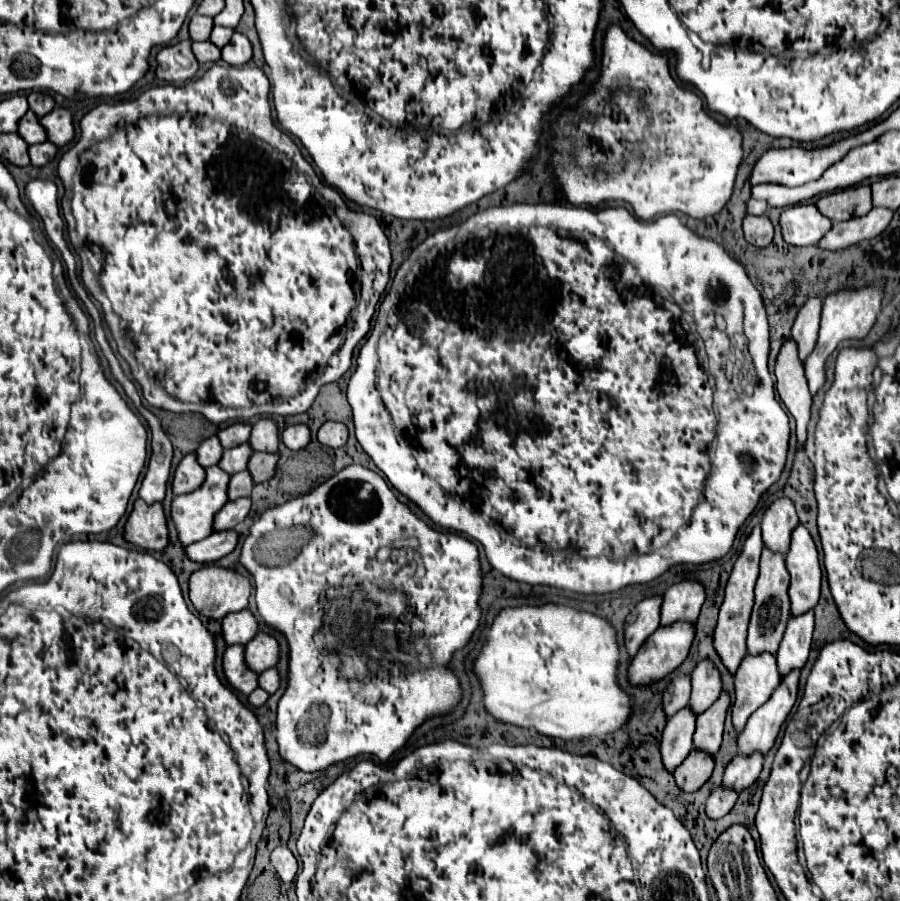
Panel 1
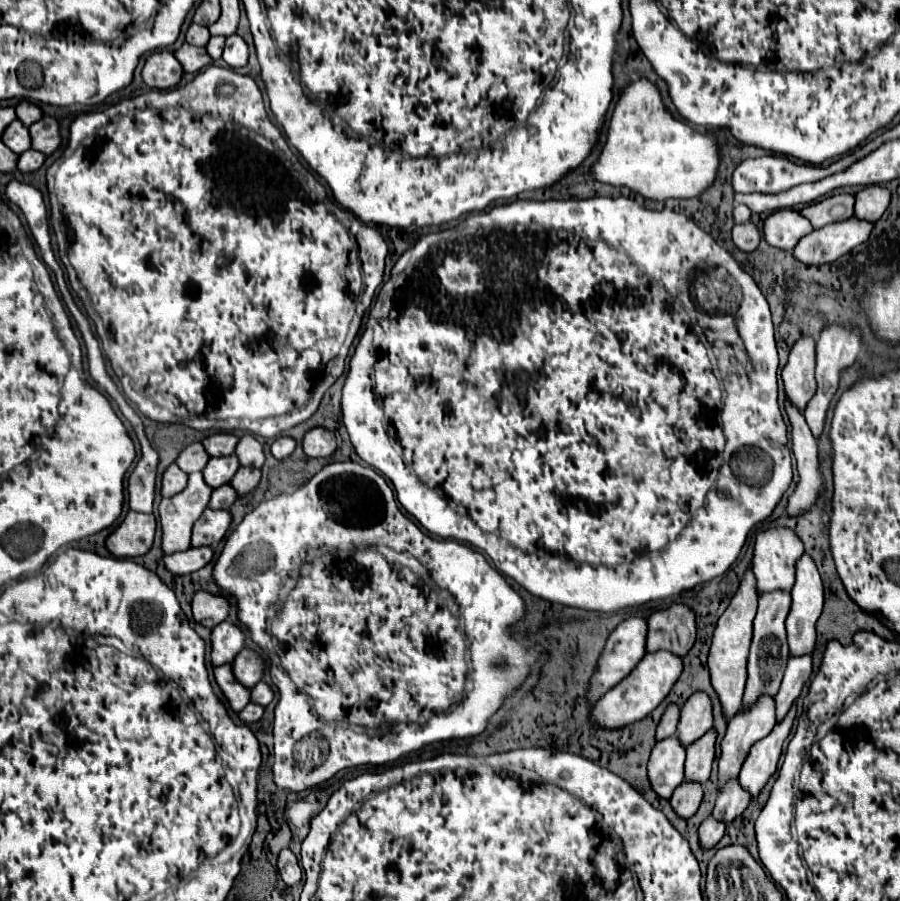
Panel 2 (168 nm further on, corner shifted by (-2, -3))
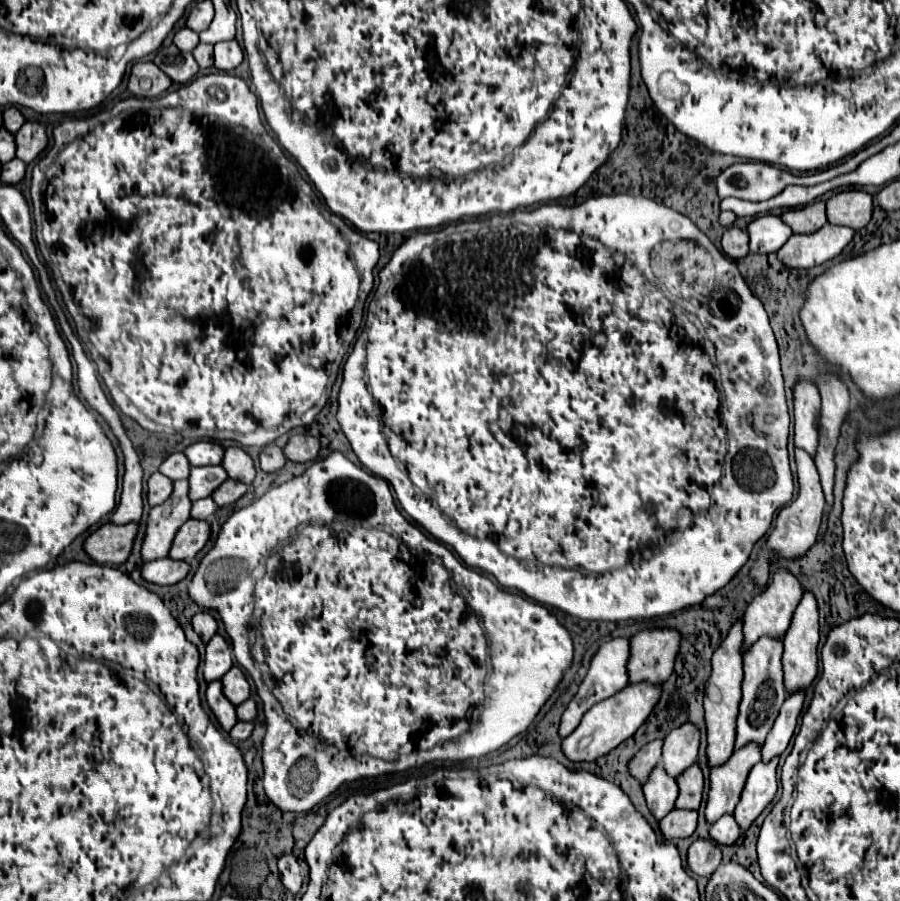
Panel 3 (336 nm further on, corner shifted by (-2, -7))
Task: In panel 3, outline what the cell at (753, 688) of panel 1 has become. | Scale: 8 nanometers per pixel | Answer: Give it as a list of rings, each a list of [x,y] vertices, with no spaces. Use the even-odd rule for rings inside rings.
[[[747,743],[747,747],[735,749],[731,759],[727,759],[727,763],[711,769],[711,789],[705,809],[707,823],[713,823],[721,815],[735,811],[747,773],[759,761],[761,761],[761,745]]]

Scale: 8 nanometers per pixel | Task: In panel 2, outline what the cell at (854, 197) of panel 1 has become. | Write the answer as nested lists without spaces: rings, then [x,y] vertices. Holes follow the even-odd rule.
[[[833,195],[829,199],[811,203],[799,211],[803,217],[807,217],[813,225],[813,229],[819,229],[827,223],[843,221],[847,217],[853,217],[853,195]]]

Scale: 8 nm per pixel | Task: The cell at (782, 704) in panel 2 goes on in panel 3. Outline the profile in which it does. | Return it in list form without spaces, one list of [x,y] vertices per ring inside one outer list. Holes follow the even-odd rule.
[[[803,689],[787,693],[785,703],[779,711],[779,717],[775,719],[767,739],[763,743],[763,761],[769,761],[771,757],[777,757],[785,751],[785,747],[789,745],[789,741],[793,737],[793,731],[795,731],[797,717],[801,713],[803,701],[805,701],[805,691]]]

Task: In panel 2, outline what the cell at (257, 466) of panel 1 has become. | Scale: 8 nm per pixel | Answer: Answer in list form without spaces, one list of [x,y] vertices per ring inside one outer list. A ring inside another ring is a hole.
[[[241,467],[241,469],[233,475],[233,479],[229,481],[229,485],[237,491],[237,495],[247,495],[247,493],[251,493],[251,491],[257,487],[259,479],[261,479],[261,471],[259,471],[259,469]]]

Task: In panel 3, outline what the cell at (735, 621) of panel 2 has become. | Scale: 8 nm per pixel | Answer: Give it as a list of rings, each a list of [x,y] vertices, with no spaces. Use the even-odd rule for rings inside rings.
[[[737,619],[723,643],[717,647],[711,659],[711,677],[705,685],[705,721],[707,721],[707,757],[709,765],[721,765],[731,757],[735,749],[735,715],[739,713],[743,681],[743,621]]]

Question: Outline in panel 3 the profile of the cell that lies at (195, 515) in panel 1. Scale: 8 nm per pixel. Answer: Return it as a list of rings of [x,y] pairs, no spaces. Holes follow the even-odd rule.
[[[187,479],[173,483],[171,497],[151,507],[147,519],[147,535],[141,547],[141,557],[145,561],[163,559],[169,555],[171,543],[179,531],[179,527],[191,517],[191,499],[187,495]]]

